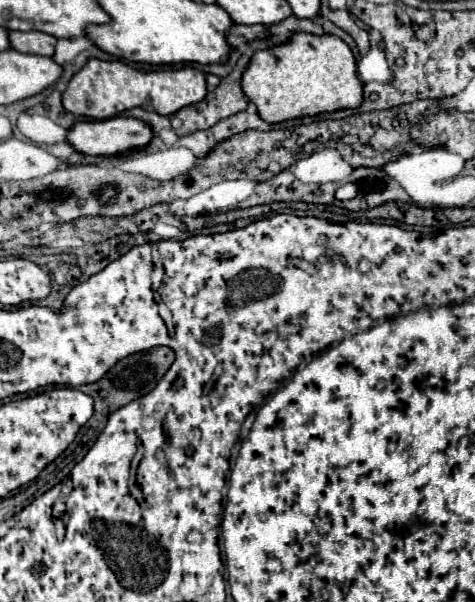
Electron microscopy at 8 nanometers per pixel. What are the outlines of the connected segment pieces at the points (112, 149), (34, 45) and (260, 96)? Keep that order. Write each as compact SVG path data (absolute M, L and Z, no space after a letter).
M108 118L108 120L78 120L68 128L68 144L82 154L90 156L116 156L128 154L134 148L144 148L152 138L152 128L136 118Z
M8 32L10 46L18 52L26 54L40 54L40 56L52 56L56 48L56 38L44 32Z
M294 32L286 44L258 50L250 58L248 68L242 74L242 90L246 98L256 104L258 114L266 122L286 122L300 116L314 116L320 112L332 112L340 108L356 108L362 104L362 82L356 74L356 58L348 44L332 34L306 34Z

